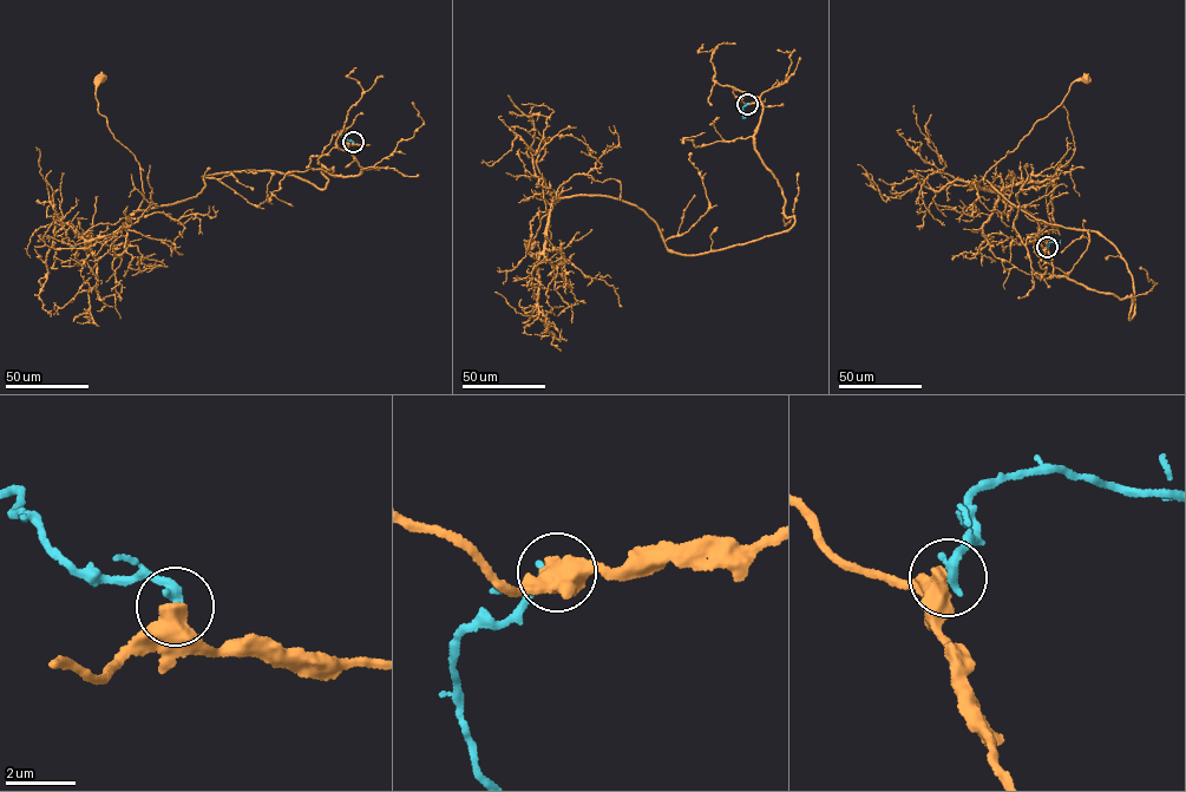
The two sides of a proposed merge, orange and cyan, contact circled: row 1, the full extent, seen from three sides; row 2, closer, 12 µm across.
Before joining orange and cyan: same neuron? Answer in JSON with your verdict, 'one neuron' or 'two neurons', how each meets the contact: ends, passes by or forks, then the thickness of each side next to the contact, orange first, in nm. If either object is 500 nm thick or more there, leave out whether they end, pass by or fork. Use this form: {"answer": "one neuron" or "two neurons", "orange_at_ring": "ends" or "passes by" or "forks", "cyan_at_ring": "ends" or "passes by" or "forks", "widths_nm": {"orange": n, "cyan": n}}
{"answer": "two neurons", "widths_nm": {"orange": 600, "cyan": 320}}

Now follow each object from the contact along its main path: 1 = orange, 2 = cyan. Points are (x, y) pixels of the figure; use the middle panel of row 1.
1: (747, 104), (733, 89), (761, 104), (757, 152), (790, 228), (682, 255), (635, 205), (562, 187), (530, 242)
2: (747, 104), (744, 106), (742, 118)

